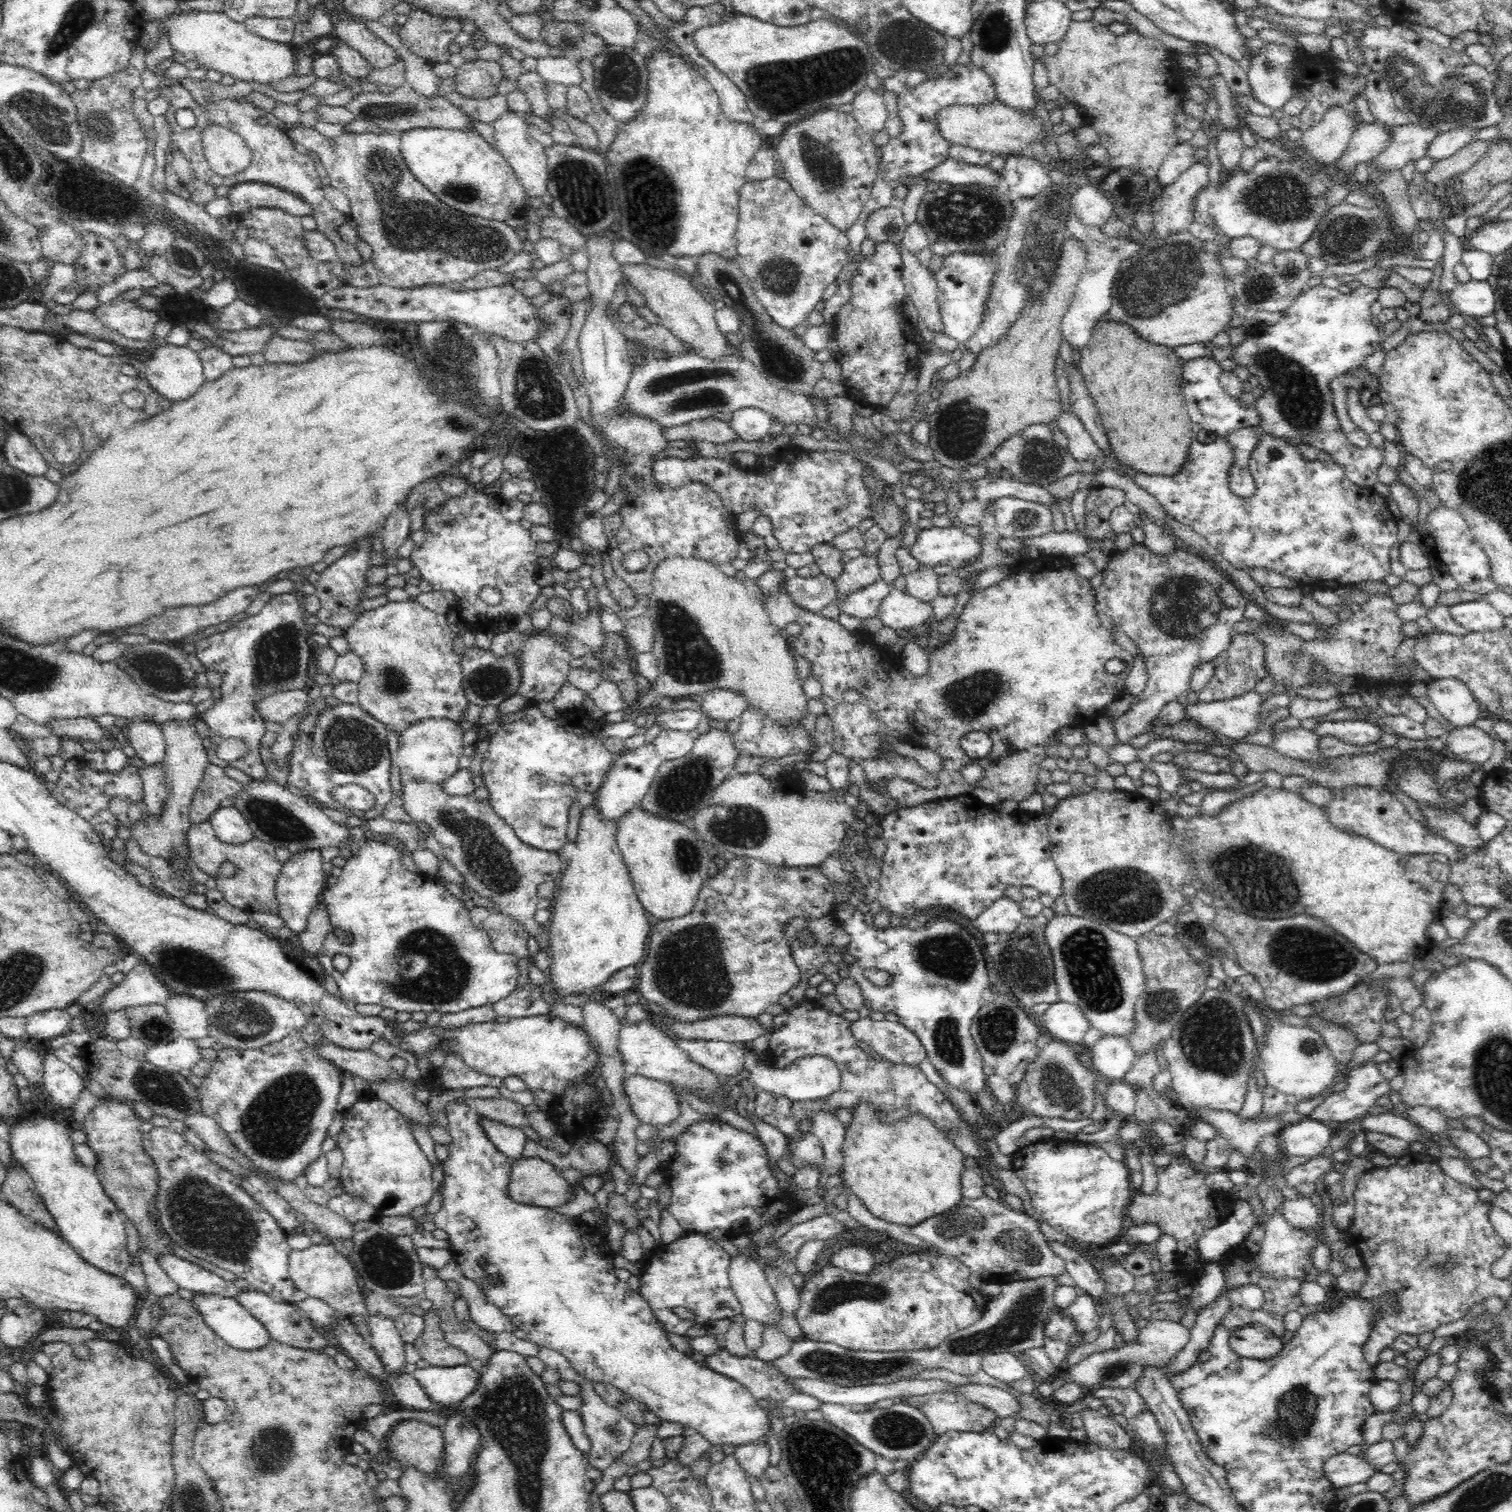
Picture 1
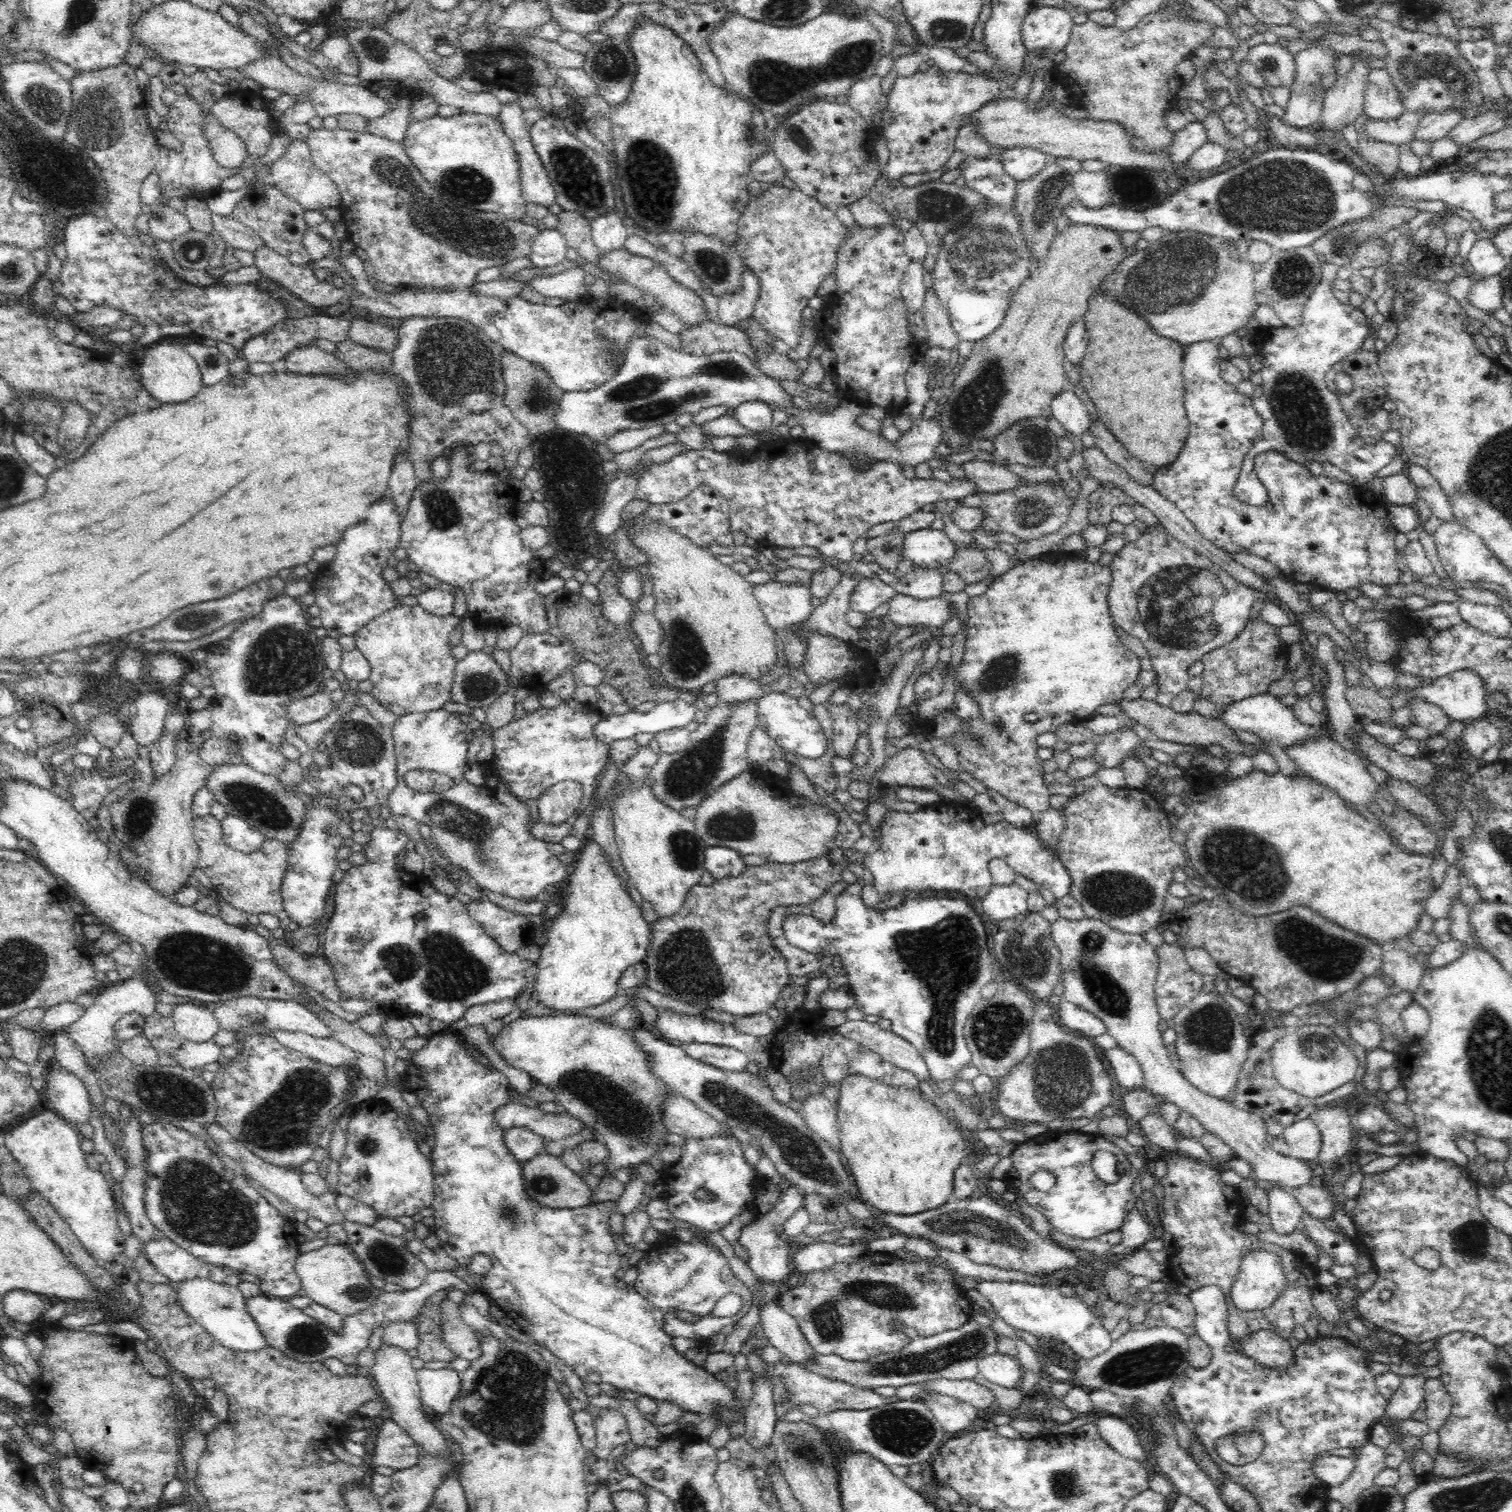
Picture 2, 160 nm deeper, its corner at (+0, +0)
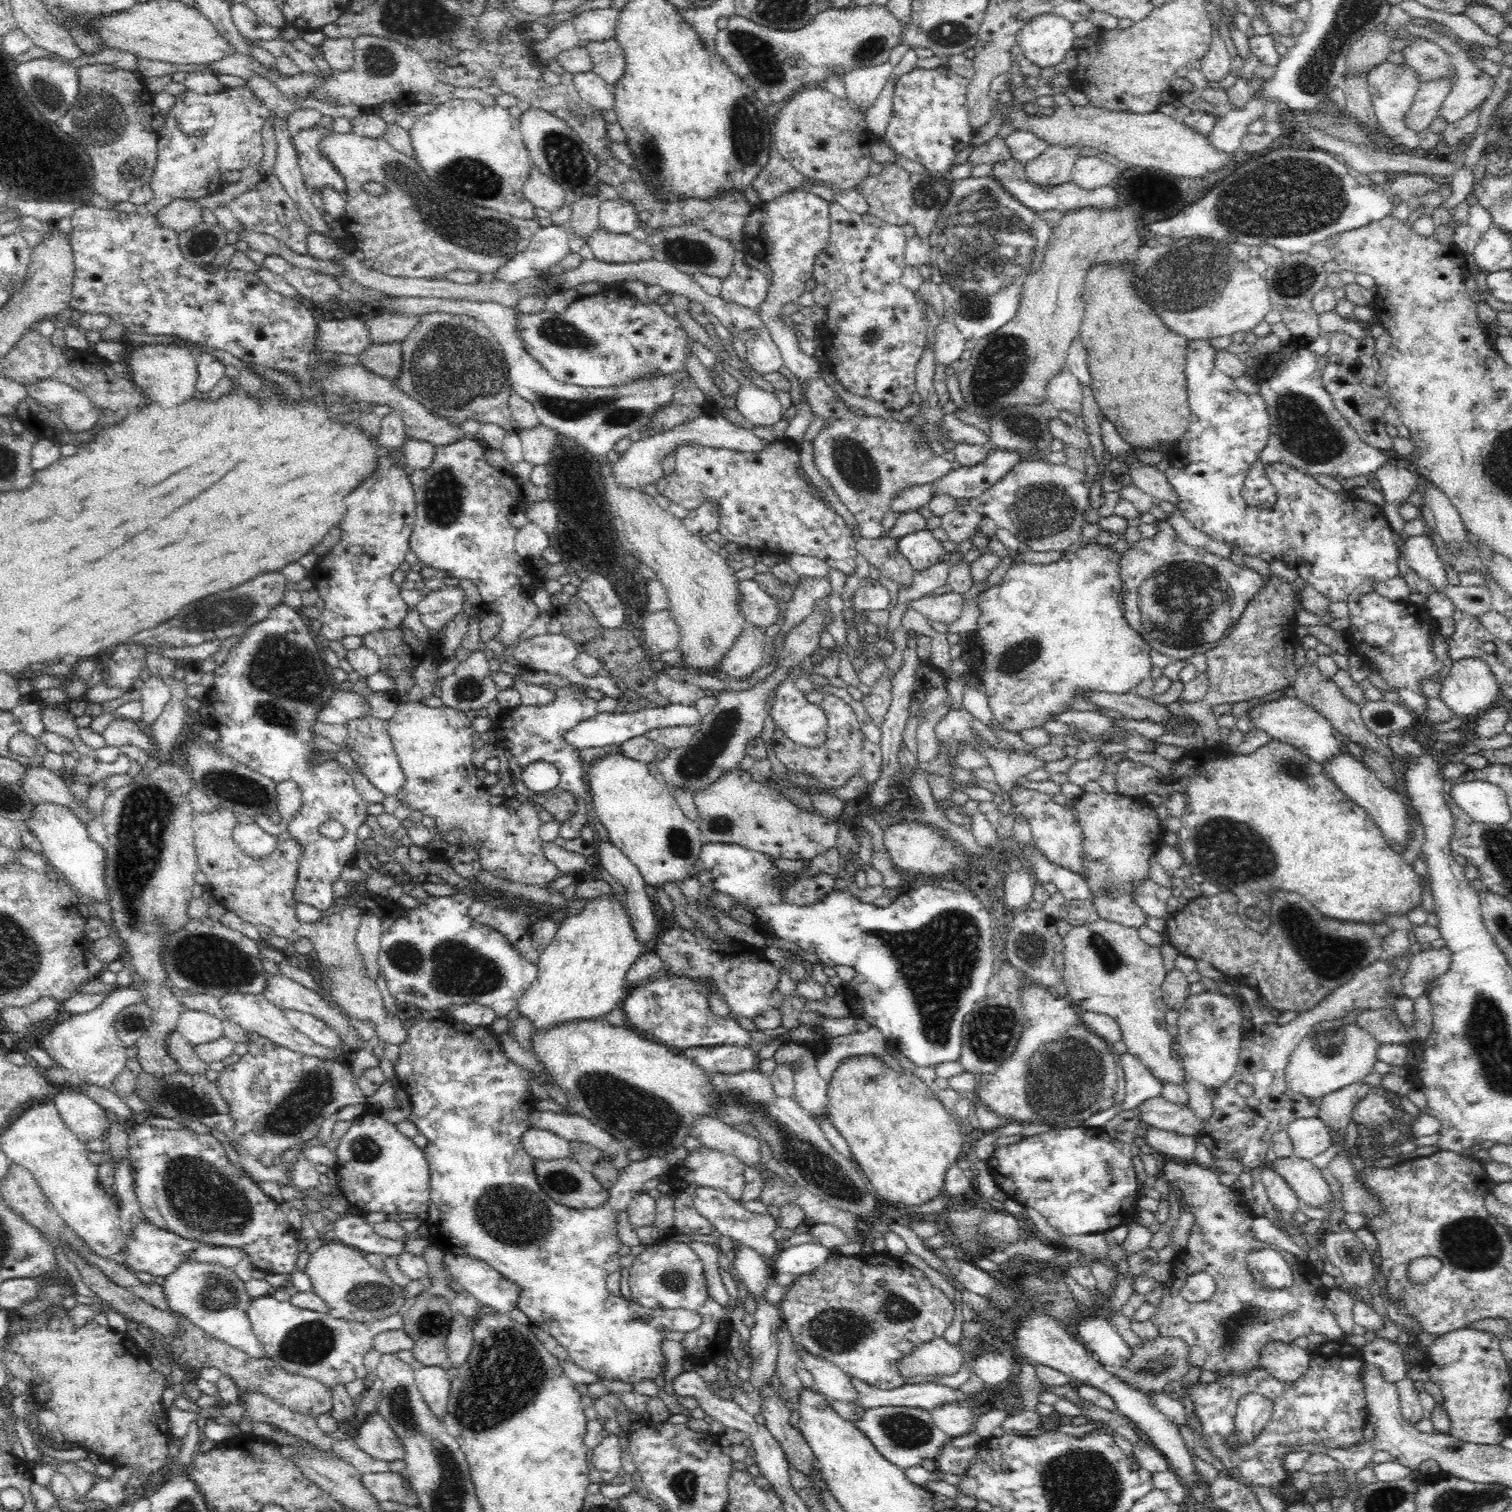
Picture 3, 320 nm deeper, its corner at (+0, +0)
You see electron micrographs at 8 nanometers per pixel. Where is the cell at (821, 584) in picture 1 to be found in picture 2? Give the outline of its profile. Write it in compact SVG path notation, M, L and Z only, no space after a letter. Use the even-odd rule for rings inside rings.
M772 580L753 585L753 593L772 630L787 630L800 624L811 612L808 584L780 584Z

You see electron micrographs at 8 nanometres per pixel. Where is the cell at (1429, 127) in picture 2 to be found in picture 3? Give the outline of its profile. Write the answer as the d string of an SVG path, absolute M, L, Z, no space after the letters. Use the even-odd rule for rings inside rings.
M1406 25L1402 29L1407 31L1414 36L1415 38L1424 38L1429 42L1434 42L1434 44L1438 44L1440 48L1444 49L1450 56L1451 61L1453 62L1453 66L1456 70L1456 79L1455 85L1449 90L1444 102L1442 102L1440 106L1440 110L1438 110L1438 114L1436 114L1436 118L1441 116L1444 120L1447 120L1448 123L1456 122L1457 120L1463 119L1465 116L1468 116L1472 110L1476 110L1476 106L1478 104L1482 104L1490 94L1492 94L1492 90L1494 90L1494 82L1496 82L1496 77L1491 76L1488 73L1485 73L1482 69L1478 69L1476 65L1472 61L1470 61L1470 57L1468 57L1468 53L1457 46L1457 44L1451 42L1444 33L1437 33L1436 31L1432 31L1430 28L1426 26L1420 25Z

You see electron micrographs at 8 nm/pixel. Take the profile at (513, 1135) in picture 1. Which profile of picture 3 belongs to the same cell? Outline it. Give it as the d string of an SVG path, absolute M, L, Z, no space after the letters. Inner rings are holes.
M530 1126L522 1138L524 1152L537 1160L556 1160L571 1157L570 1142L558 1135Z

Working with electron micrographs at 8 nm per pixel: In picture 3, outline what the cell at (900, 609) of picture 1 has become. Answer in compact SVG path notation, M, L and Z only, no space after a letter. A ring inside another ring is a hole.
M948 591L941 595L928 595L914 599L907 604L908 607L918 611L930 622L954 622L962 614L964 608L964 596Z

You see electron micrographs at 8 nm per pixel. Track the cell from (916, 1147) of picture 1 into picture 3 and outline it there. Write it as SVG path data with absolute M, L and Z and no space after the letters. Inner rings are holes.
M857 1055L843 1059L833 1072L832 1079L830 1080L827 1090L827 1114L830 1115L830 1121L832 1125L840 1131L840 1135L847 1141L850 1151L852 1151L852 1157L858 1164L861 1172L864 1173L866 1179L868 1179L868 1186L874 1192L874 1195L878 1197L878 1200L886 1200L889 1202L893 1211L898 1212L902 1206L920 1206L925 1202L932 1200L935 1196L942 1193L943 1184L945 1181L945 1174L951 1164L958 1161L958 1154L962 1151L965 1141L963 1135L960 1133L958 1127L958 1118L953 1112L946 1110L942 1102L938 1099L937 1090L935 1088L928 1087L914 1072L910 1069L906 1069L904 1072L897 1072L890 1066L886 1065L884 1061L880 1061L878 1057L874 1055Z

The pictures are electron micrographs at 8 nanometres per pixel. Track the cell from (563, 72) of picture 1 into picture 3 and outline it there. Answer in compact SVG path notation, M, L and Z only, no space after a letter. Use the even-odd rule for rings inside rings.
M594 71L574 74L572 78L581 99L588 103L595 113L614 108L616 101L613 89Z

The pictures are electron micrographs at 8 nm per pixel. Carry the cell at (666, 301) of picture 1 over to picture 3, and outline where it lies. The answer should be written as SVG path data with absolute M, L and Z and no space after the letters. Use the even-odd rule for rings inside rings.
M600 226L592 233L592 236L587 236L586 243L591 247L594 258L602 262L624 264L653 259L653 251L647 242L642 243L636 240L636 237L632 237L631 234L610 233Z

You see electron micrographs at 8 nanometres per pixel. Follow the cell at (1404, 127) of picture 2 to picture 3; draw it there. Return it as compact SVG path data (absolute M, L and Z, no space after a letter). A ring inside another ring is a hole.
M1454 74L1453 81L1438 79L1419 85L1412 108L1408 110L1404 123L1418 133L1430 126L1434 122L1446 95L1456 81L1456 74Z

